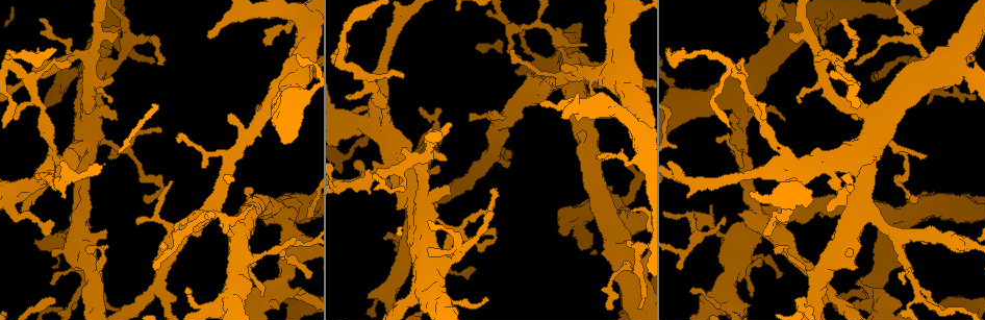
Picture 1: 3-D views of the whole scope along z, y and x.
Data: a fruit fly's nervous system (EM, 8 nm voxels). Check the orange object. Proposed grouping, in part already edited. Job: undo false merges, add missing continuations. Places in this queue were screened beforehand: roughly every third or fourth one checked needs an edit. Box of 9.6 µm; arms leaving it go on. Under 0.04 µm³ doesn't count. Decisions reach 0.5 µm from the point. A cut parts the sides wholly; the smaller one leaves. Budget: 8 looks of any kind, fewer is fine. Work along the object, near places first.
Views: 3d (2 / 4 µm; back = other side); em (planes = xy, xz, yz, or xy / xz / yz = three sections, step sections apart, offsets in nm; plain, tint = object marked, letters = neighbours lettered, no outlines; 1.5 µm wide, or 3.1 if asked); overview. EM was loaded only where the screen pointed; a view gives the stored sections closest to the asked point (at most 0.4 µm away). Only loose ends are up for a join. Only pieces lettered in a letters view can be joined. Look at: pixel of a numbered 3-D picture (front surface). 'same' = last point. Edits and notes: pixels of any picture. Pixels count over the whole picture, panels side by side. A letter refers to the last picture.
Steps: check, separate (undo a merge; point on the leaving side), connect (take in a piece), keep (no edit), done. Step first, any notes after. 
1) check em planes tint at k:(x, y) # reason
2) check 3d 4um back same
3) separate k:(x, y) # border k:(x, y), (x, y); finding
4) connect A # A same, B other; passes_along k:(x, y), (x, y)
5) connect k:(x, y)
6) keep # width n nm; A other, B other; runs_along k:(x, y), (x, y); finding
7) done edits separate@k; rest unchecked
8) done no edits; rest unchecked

check 3d 2um back at 1:(481, 251) # tapers out

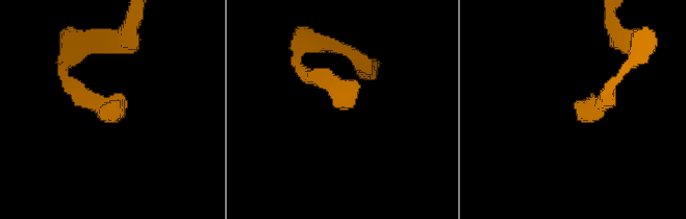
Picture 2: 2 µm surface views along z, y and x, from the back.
check em planes letters at 2:(575, 104)

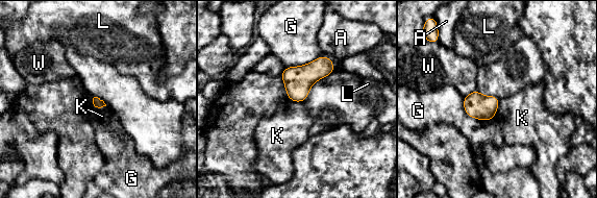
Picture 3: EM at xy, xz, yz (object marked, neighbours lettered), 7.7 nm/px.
keep # width 70 nm; A other, G other, K other, L other, W other; border 3:(92, 98), (95, 106), (106, 105); no lettered piece goes on from it

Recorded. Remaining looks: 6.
check em planes plain at 1:(237, 237) # sudden change in width

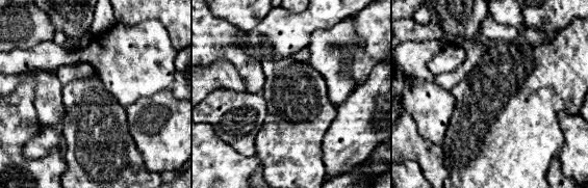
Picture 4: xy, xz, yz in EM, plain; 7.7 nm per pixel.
check em planes letters same

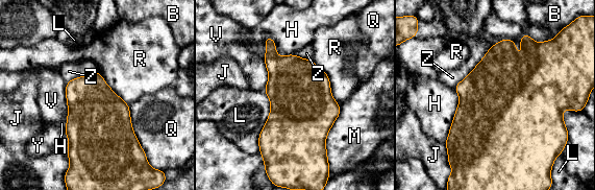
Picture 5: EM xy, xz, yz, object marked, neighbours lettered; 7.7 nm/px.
keep # longest_contact L 480 nm; B other, H other, J other, L other, M other, Q other, R other, V other, Y other, Z other; border 5:(265, 91), (270, 113), (258, 152); all the same cell

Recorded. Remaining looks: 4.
check em planes plain at 1:(489, 17) # thin end

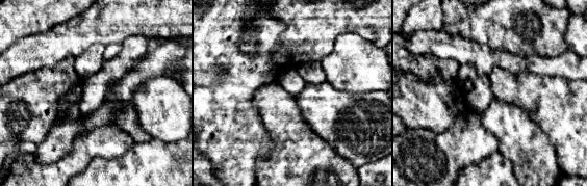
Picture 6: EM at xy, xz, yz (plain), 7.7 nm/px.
check em planes letters same

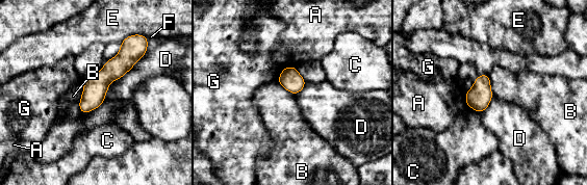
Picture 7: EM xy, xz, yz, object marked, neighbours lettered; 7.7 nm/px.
keep # longest_contact D 280 nm; A other, B other, C other, D other, E other, F other, G other; runs_along 7:(127, 43), (83, 110); no lettered piece goes on from it

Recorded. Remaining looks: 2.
done no edits; rest unchecked

